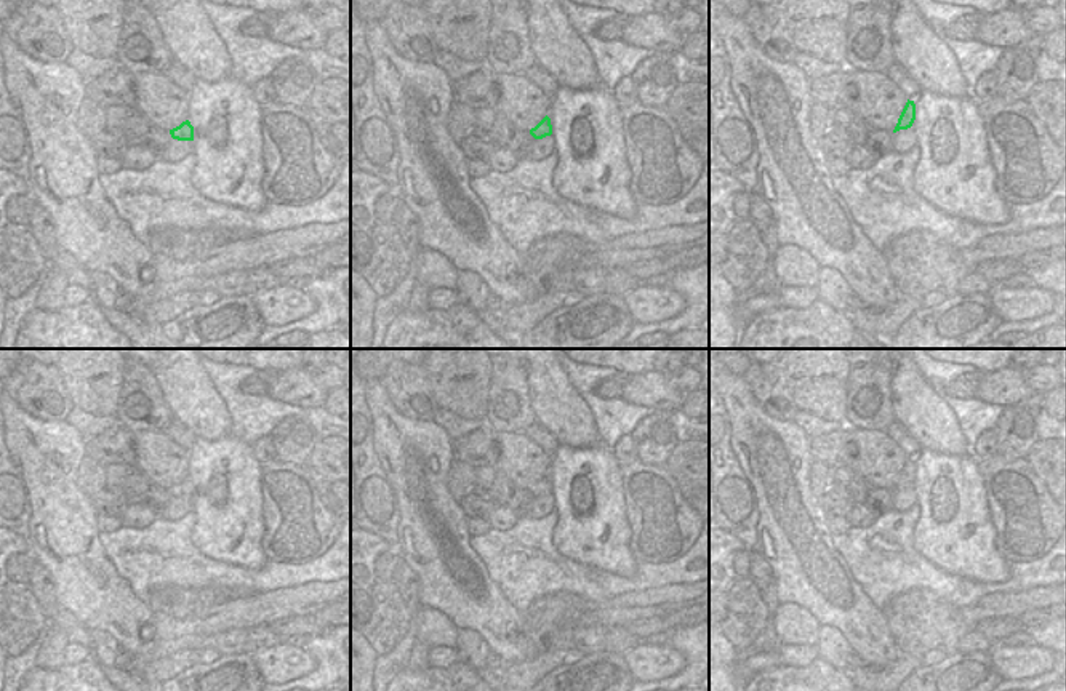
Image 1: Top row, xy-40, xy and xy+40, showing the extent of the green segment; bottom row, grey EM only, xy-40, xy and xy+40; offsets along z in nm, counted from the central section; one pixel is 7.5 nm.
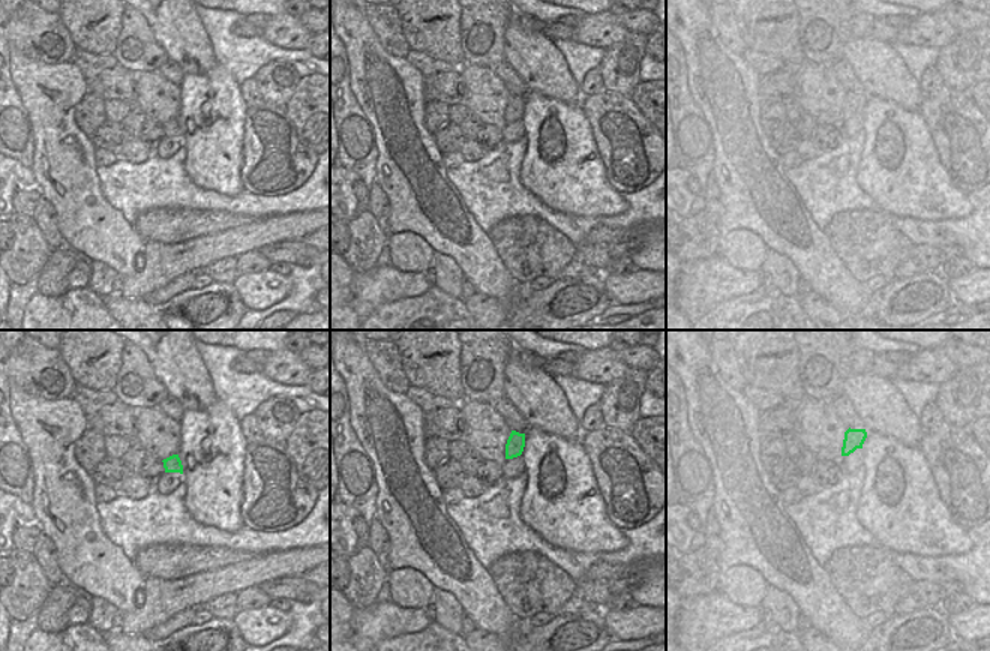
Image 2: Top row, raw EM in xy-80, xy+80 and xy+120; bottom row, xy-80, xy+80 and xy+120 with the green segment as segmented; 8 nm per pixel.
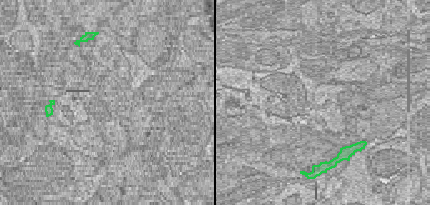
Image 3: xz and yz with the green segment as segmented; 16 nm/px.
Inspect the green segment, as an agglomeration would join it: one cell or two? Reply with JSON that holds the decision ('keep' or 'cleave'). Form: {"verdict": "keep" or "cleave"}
{"verdict": "keep"}

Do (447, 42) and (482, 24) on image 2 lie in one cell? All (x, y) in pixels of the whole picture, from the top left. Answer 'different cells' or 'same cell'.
different cells

